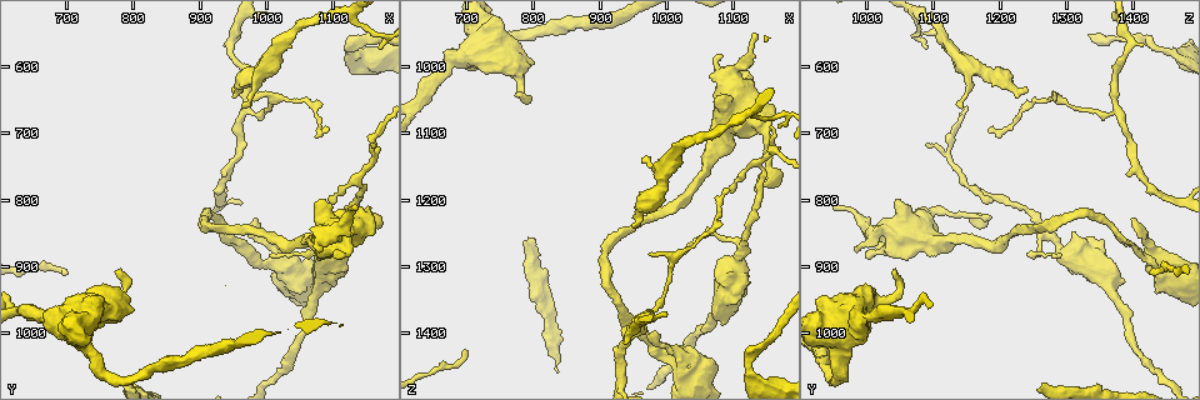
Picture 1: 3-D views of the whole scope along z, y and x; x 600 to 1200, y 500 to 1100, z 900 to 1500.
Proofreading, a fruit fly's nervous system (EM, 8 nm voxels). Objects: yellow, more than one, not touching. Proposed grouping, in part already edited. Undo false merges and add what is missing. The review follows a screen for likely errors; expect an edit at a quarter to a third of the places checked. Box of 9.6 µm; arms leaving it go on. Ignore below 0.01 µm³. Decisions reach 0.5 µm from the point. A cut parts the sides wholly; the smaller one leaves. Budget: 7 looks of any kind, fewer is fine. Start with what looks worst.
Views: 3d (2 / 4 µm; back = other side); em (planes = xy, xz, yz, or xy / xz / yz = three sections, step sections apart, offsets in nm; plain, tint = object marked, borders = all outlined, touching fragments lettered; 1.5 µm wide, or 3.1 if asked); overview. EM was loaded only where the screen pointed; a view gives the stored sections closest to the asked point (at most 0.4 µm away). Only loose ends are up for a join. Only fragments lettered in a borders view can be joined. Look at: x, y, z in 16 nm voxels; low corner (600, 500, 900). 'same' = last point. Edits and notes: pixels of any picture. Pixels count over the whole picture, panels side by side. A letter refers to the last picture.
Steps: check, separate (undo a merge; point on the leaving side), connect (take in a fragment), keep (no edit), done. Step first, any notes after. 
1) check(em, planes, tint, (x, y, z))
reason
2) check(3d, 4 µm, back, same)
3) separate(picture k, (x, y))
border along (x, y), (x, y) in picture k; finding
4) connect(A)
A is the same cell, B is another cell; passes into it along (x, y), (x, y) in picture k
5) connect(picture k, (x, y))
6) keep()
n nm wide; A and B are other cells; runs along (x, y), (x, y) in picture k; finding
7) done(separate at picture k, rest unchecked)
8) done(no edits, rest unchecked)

check(em, planes, borders, (950, 635, 1240))
an open end

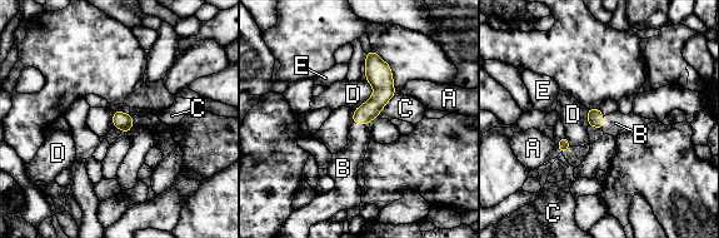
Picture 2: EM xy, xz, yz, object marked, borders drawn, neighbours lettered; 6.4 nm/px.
connect(B)
B is the same cell, A, C, D and E are other cells; it goes on there

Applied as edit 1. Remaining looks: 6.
check(overview)
redraw

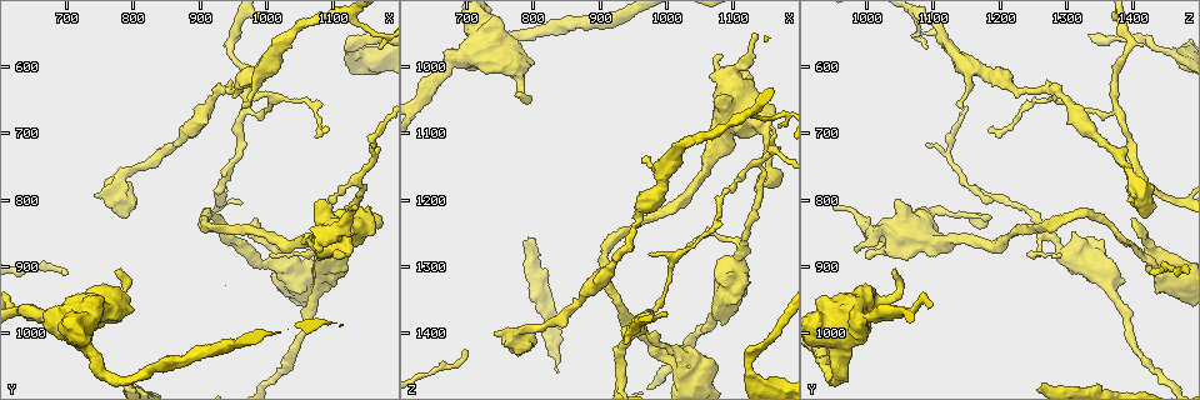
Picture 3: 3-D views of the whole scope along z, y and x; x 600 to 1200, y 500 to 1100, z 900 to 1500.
check(3d, 4 µm, (1080, 875, 985))
an open end

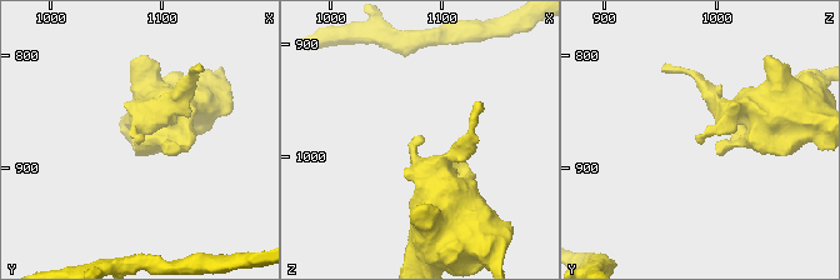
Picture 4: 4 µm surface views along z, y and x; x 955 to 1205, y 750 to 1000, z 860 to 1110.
check(em, planes, tint, (1086, 872, 984))

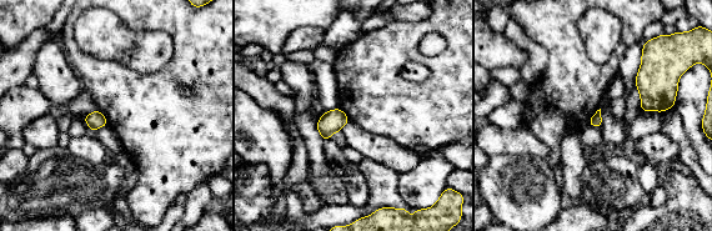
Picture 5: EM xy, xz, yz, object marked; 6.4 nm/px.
check(em, planes, borders, same)
see the neighbours

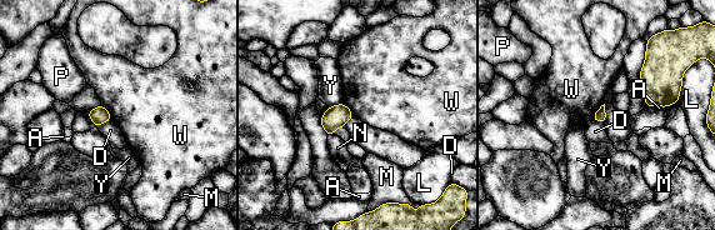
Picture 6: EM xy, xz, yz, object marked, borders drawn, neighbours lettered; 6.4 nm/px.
keep()
A, D, L, M, N, P, W and Y are other cells; border along (604, 104), (591, 118) in picture 6; none of them fits

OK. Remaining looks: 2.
check(3d, 2 µm, (1010, 890, 1430))

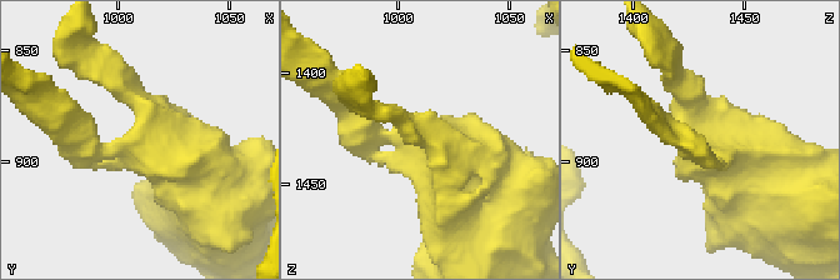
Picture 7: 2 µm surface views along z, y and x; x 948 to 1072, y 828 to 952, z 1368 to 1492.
check(em, planes, borders, (1012, 895, 1431))
3 arms; now the EM

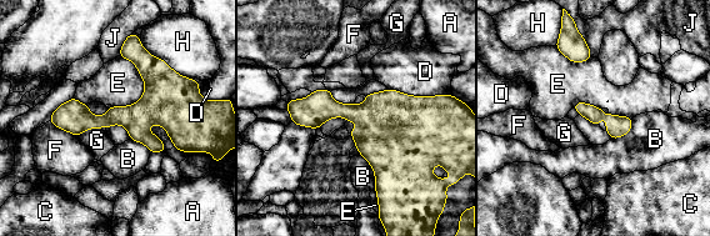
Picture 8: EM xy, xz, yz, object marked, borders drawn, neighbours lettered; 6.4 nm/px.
keep()
280 nm wide; A, B, C, D, E, F, G, H and J are other cells; all the same neuron

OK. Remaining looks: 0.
done(connect at picture 2, rest unchecked)

